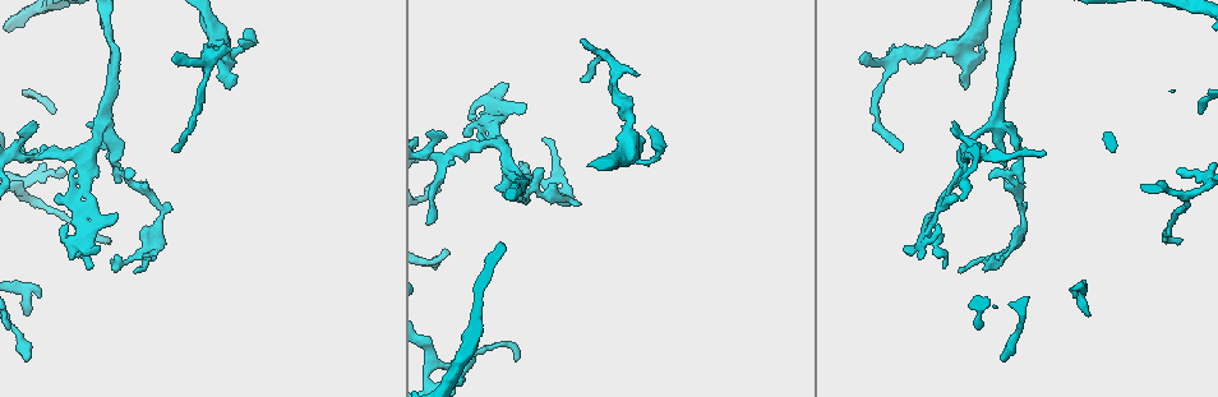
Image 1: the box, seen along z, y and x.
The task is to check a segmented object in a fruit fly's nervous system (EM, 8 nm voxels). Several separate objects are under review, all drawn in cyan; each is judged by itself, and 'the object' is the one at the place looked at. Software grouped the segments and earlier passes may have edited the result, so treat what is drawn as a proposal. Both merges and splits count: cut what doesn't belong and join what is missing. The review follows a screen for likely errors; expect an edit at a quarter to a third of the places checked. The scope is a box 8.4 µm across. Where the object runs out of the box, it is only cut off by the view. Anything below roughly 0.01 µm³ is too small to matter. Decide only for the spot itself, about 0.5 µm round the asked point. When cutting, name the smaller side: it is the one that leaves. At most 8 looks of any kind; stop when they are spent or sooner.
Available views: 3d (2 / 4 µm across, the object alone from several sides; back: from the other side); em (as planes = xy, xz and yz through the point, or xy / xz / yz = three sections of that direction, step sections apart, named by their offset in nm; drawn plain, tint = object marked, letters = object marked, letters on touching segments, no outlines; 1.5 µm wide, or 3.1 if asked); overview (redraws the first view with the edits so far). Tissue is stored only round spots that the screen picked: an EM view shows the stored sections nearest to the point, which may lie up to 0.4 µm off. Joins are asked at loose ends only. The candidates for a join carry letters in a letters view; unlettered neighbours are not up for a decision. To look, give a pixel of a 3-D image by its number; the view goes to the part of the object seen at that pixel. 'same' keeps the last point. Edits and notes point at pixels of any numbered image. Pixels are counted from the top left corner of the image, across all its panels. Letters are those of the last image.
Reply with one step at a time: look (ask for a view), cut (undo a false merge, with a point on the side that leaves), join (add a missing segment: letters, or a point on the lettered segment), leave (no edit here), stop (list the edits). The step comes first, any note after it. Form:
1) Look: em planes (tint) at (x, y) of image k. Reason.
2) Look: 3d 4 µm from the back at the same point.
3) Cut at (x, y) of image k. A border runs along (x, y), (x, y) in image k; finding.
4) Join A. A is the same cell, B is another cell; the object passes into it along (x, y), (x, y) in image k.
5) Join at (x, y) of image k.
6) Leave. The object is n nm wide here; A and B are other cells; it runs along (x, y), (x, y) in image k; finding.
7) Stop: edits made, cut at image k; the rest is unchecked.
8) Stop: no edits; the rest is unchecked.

Look: em planes (tint) at (981, 156) of image 1. A fork.

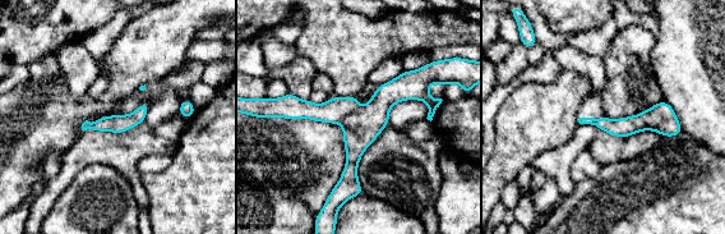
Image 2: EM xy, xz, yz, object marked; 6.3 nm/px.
Look: em planes (letters) at the same point. What lies round it.

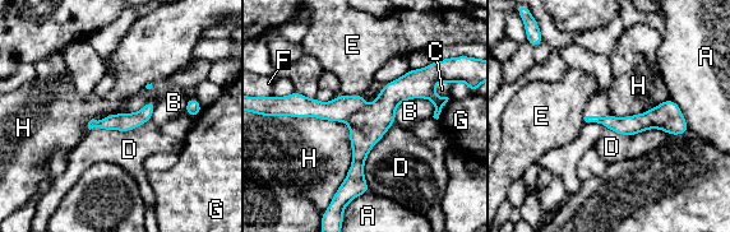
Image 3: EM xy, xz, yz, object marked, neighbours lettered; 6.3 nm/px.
Cut at (343, 106) of image 3. A, B, C, D, E, F, G and H are other cells; the part that leaves runs along (361, 102), (340, 108), (290, 106) in image 3; two neurons meet here.

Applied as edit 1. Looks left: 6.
Look: em planes (tint) at (229, 89) of image 1. Free end.

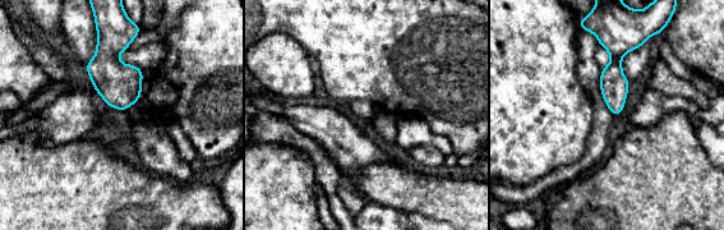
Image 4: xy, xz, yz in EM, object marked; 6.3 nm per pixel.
Look: em planes (letters) at the same point. What lies round it.

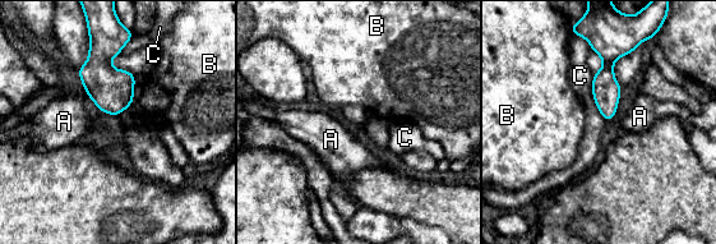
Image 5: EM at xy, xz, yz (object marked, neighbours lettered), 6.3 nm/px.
Leave. The object is 160 nm wide here; A, B and C are other cells; a border runs along (592, 73), (592, 100), (605, 120) in image 5; no lettered segment goes on from it.

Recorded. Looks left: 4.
Look: em planes (plain) at (923, 220) of image 1. Thin end.

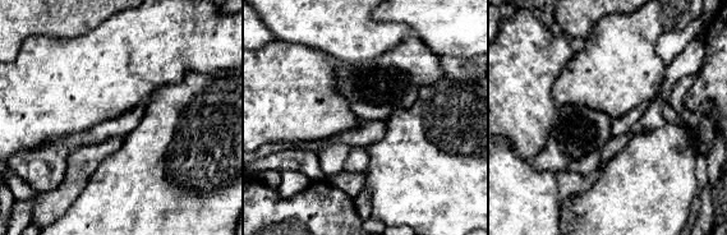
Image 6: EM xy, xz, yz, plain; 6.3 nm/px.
Look: em planes (letters) at the same point.

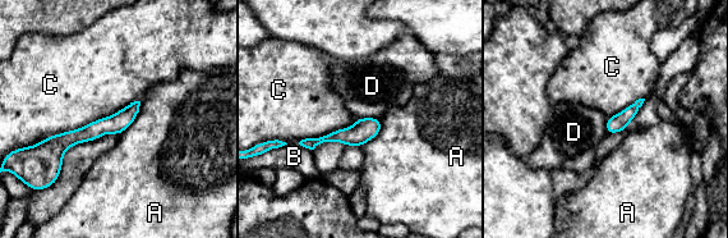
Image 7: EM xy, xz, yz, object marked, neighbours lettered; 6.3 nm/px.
Leave. The object is 110 nm wide here; A, B, C and D are other cells; no lettered segment goes on from it.

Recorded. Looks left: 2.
Stop: edits made, cut at image 3; the rest is unchecked.

